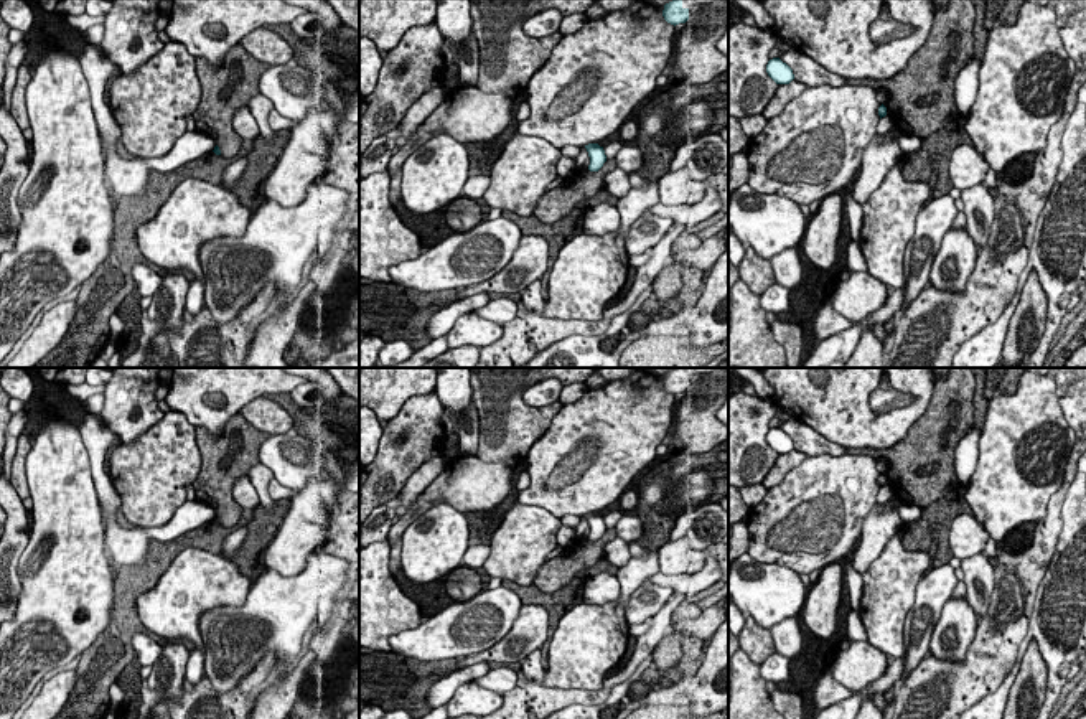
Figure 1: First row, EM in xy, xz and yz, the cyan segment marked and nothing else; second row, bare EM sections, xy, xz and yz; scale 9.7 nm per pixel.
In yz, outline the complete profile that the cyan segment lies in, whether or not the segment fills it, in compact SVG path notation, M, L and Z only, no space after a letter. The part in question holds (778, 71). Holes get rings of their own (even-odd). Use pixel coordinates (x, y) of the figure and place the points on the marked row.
M779 58L768 61L766 73L776 84L789 84L794 79L793 69Z

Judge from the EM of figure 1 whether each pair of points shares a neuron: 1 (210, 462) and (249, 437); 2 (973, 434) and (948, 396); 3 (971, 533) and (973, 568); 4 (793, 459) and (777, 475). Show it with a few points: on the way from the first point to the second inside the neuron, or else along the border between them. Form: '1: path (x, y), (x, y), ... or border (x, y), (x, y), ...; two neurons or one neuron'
1: path (220, 462), (239, 446); one neuron
2: border (973, 424), (956, 446), (954, 465); two neurons
3: border (981, 553), (961, 559); two neurons
4: path (790, 462), (780, 472); one neuron

